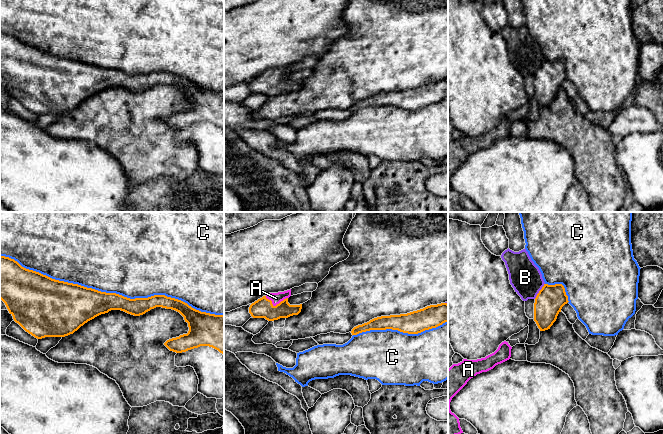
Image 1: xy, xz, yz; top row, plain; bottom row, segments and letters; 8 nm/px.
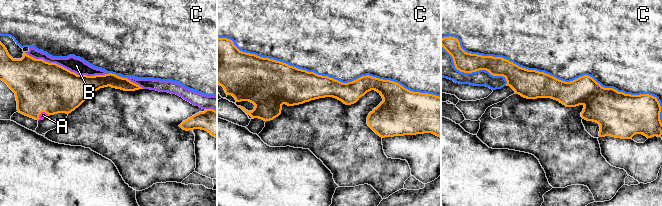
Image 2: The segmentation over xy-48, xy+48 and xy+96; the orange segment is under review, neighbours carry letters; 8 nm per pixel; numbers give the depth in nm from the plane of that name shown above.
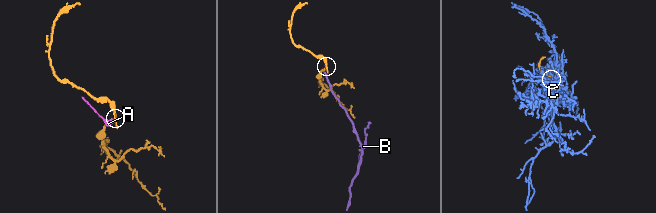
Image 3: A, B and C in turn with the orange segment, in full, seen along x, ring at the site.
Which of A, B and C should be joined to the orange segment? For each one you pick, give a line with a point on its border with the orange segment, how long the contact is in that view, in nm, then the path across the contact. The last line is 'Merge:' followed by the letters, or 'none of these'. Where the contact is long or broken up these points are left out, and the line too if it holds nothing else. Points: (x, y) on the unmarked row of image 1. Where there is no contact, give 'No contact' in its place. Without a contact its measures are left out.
A: Touches orange at xz (276, 81). Shared border 180 nm. Path across: xz (262, 84), (276, 81), (276, 74)
Merge: A

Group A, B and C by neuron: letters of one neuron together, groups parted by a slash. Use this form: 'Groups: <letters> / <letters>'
Groups: A / B / C

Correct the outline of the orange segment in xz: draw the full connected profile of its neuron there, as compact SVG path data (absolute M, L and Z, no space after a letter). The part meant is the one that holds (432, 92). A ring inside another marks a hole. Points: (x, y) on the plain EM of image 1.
M448 80L430 81L407 90L381 92L354 103L352 111L370 106L398 106L408 110L418 110L448 98Z

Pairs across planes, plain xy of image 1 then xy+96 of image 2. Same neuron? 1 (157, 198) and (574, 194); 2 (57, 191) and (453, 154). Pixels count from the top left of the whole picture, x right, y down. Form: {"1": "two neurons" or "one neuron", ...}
{"1": "one neuron", "2": "one neuron"}

